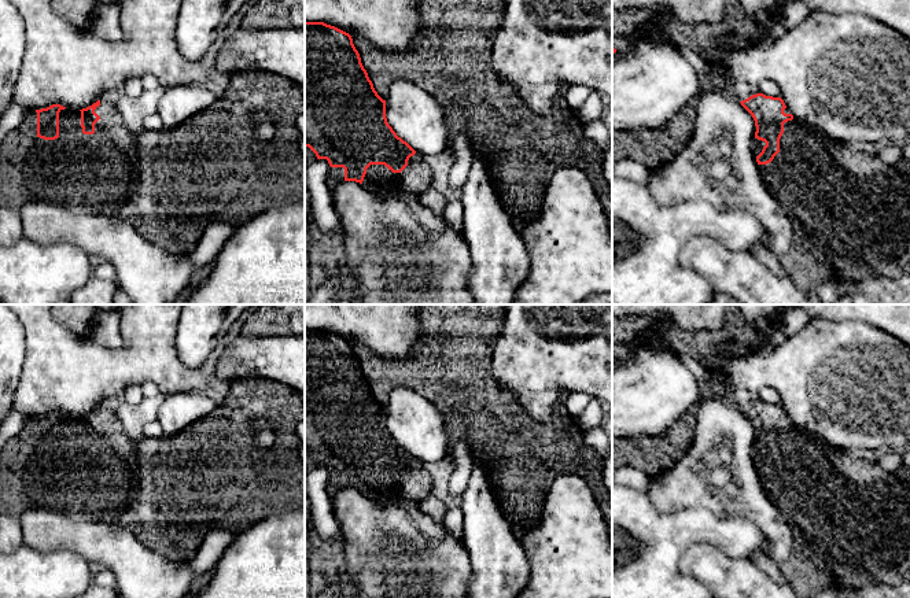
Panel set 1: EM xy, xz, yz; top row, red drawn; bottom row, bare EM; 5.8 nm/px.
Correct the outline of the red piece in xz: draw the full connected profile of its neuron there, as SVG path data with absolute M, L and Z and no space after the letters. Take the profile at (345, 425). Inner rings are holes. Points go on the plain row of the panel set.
M305 328L305 455L309 454L317 466L329 470L327 491L329 498L343 488L360 490L364 495L401 495L421 503L432 494L432 479L424 464L397 443L386 425L386 407L373 395L358 358L349 340L324 329Z

